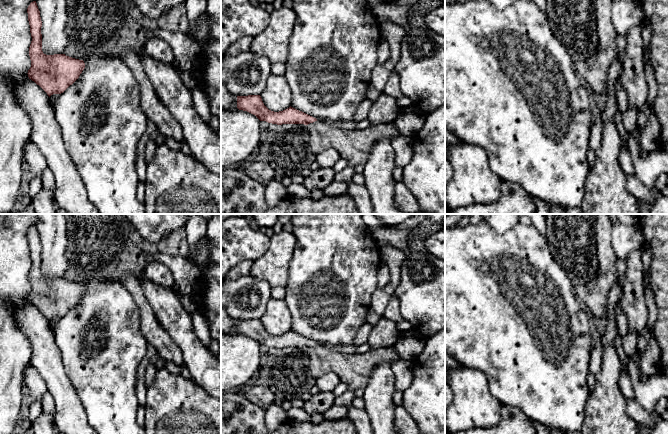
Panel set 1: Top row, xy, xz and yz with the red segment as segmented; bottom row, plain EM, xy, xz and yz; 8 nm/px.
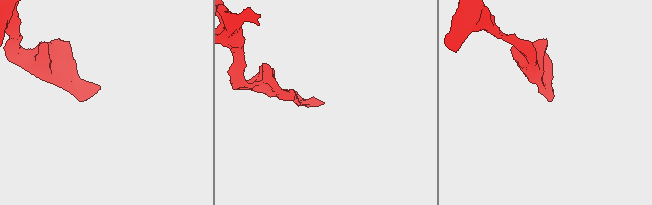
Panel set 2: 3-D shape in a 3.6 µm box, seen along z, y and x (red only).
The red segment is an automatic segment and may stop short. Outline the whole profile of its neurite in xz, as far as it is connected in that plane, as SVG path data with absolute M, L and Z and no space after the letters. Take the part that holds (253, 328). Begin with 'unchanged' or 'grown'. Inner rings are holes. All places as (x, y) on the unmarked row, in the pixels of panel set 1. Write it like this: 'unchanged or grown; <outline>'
grown; M260 319L237 320L237 332L255 339L260 345L282 348L304 348L310 357L309 370L314 379L333 372L349 390L365 389L373 369L382 363L391 366L400 360L393 346L370 349L365 353L344 354L333 351L326 345L289 331L283 335L269 334Z

